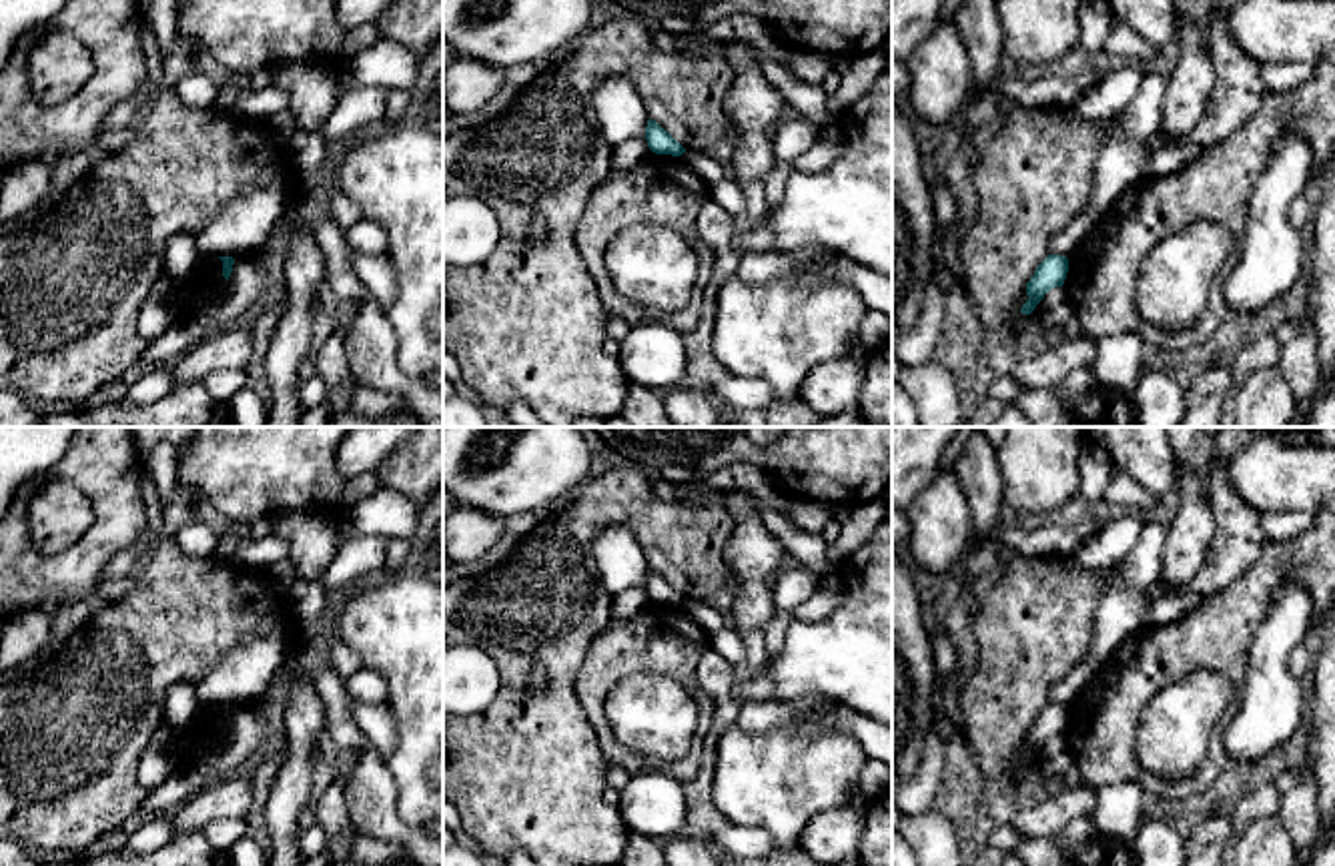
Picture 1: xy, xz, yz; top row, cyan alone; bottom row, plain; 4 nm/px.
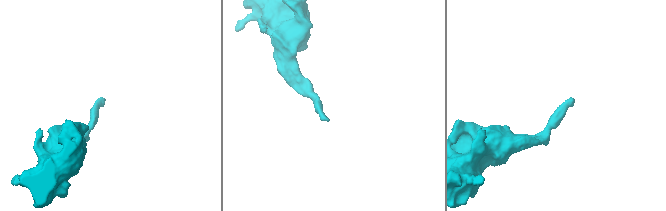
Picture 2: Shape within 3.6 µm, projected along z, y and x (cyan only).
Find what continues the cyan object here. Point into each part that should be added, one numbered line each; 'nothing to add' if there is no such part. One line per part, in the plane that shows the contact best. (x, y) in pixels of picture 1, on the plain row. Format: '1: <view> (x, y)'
nothing to add

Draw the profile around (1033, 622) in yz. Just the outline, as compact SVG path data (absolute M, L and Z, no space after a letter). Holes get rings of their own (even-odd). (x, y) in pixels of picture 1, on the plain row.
M1010 553L980 587L972 617L978 668L960 690L958 710L968 752L986 778L1020 784L1036 770L1040 752L1030 764L1020 762L1026 732L1048 706L1050 690L1086 656L1108 579L1110 569L1084 569L1072 557Z

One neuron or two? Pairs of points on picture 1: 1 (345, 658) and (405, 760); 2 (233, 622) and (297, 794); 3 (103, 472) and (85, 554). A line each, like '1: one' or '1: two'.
1: two
2: two
3: one

